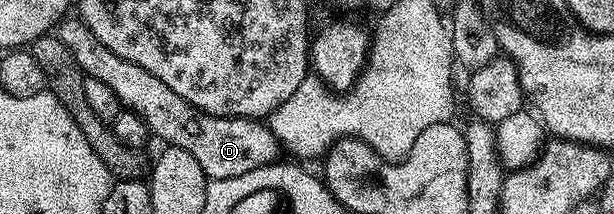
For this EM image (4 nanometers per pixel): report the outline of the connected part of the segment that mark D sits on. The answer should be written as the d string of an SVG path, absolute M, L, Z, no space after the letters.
M81 17L63 18L56 27L56 33L64 48L76 56L76 64L85 77L101 80L107 88L112 88L123 107L144 120L155 139L159 138L166 146L184 148L184 152L192 155L196 164L204 168L207 179L228 180L228 176L240 176L243 172L252 172L252 168L279 161L279 140L265 121L257 118L221 118L196 108L184 100L184 96L176 96L164 80L156 80L152 72L140 68L140 64L132 64L132 60L116 56L116 52L104 45L92 28L82 23Z

